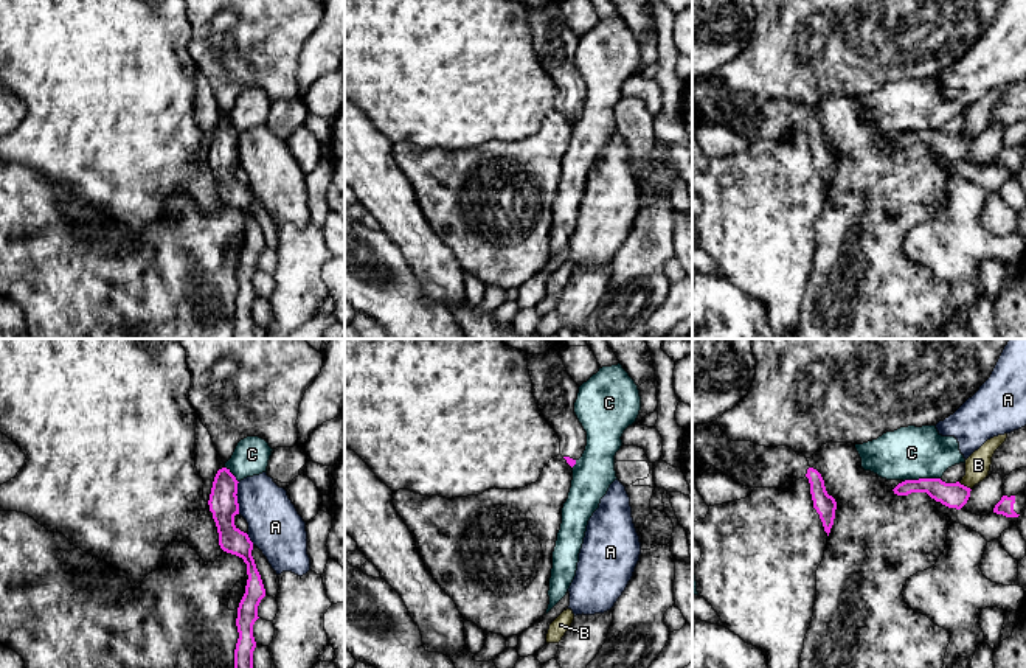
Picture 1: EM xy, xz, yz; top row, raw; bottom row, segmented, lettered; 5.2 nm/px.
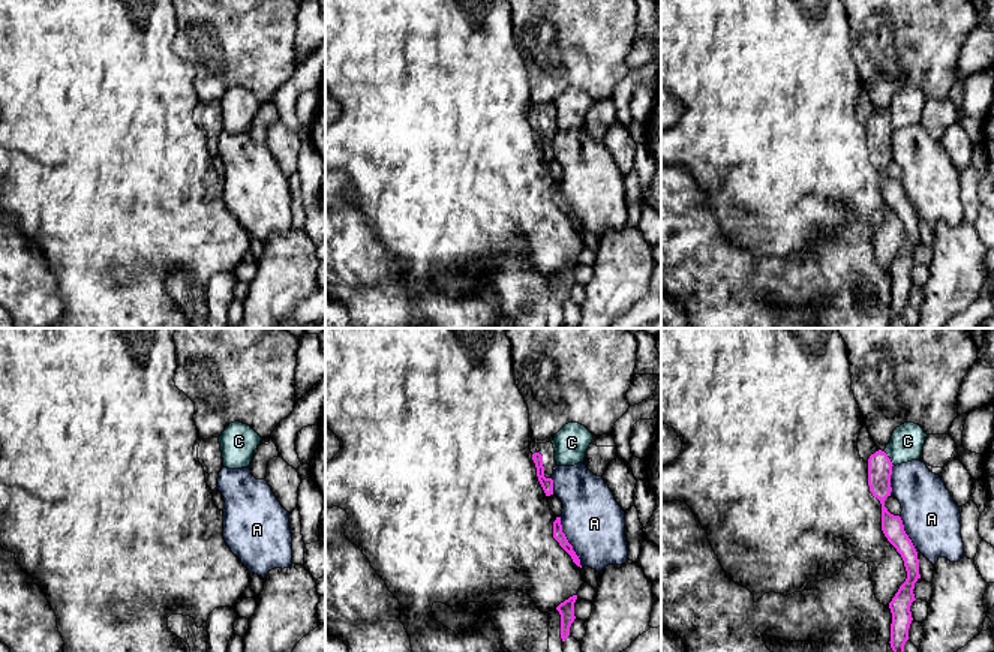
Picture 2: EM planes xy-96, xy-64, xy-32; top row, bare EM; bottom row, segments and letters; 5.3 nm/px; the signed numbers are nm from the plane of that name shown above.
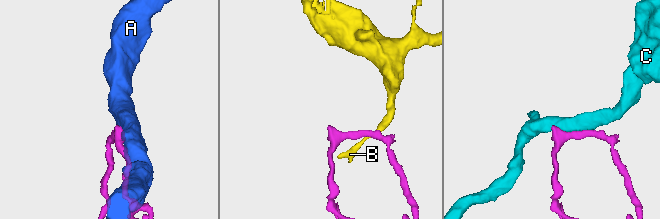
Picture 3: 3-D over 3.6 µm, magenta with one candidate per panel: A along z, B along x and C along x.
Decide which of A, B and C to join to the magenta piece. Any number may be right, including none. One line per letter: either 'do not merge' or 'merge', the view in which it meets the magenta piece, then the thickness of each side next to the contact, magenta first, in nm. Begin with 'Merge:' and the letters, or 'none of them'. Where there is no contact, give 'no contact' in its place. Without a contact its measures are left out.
Merge: none of them
A: do not merge; meets magenta in xy; 150 nm thick on the magenta side, 280 nm on the other
B: do not merge; meets magenta in yz; 130 nm thick on the magenta side, 130 nm on the other
C: do not merge; meets magenta in yz; 130 nm thick on the magenta side, 280 nm on the other

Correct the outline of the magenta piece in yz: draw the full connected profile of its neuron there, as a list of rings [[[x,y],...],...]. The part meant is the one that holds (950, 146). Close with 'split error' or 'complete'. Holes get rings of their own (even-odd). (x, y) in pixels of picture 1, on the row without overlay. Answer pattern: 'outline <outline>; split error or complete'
outline [[[919,130],[919,132],[905,132],[899,135],[894,141],[897,148],[908,148],[911,144],[927,144],[936,154],[948,160],[961,162],[969,149],[970,140],[956,135],[945,135],[941,130]]]; complete

